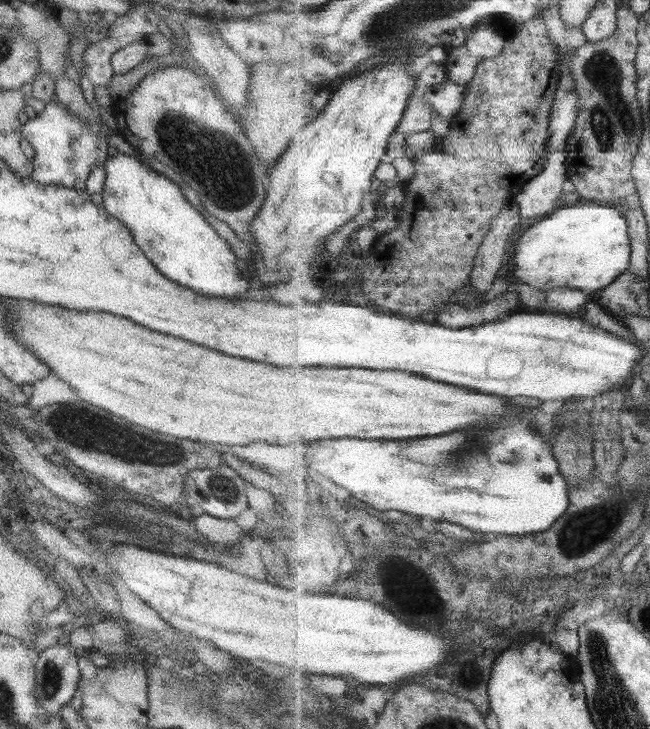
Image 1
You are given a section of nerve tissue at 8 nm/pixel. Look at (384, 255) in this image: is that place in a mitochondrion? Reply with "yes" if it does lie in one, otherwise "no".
no

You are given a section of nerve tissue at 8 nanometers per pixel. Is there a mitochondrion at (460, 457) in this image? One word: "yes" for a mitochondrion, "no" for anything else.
yes

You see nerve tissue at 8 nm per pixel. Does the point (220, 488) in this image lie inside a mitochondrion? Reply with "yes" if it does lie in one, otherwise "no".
yes

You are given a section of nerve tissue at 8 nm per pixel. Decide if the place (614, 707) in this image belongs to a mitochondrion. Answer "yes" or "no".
yes

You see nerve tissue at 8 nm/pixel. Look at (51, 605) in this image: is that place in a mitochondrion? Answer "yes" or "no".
no

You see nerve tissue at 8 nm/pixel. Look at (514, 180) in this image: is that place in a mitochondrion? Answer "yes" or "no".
no

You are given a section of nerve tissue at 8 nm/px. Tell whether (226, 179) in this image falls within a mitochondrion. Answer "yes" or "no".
yes

